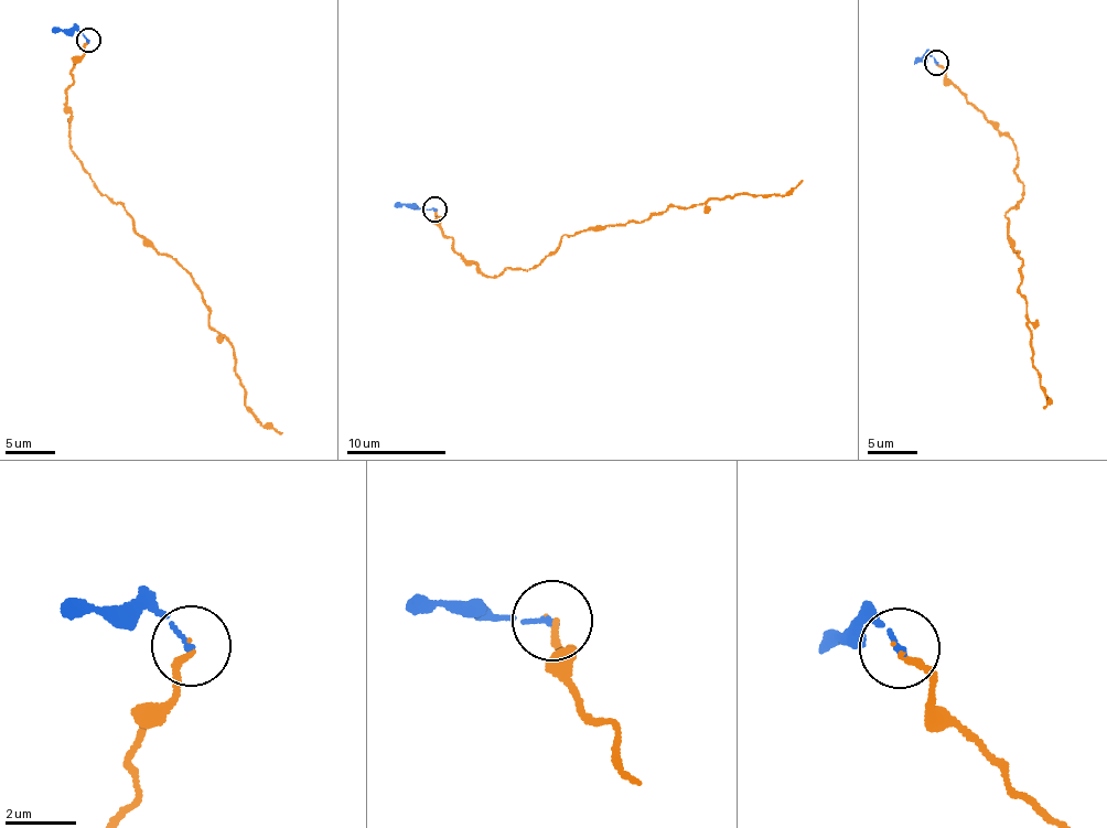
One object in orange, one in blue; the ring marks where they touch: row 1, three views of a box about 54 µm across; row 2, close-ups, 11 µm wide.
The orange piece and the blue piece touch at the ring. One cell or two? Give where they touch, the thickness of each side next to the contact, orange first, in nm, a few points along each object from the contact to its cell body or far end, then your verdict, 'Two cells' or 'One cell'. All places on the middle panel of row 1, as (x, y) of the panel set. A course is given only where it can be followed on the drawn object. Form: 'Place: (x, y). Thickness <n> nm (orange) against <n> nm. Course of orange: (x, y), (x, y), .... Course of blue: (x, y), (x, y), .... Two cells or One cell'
Place: (434, 208). Thickness 170 nm (orange) against 150 nm. Course of orange: (436, 210), (453, 249), (496, 276), (533, 267), (565, 235), (669, 206), (783, 196), (802, 181). Course of blue: (434, 210), (416, 205), (395, 205). Two cells

